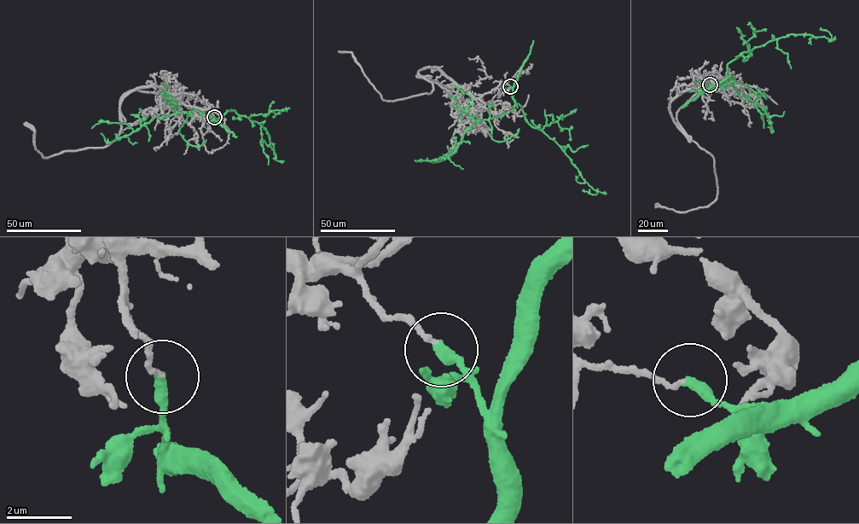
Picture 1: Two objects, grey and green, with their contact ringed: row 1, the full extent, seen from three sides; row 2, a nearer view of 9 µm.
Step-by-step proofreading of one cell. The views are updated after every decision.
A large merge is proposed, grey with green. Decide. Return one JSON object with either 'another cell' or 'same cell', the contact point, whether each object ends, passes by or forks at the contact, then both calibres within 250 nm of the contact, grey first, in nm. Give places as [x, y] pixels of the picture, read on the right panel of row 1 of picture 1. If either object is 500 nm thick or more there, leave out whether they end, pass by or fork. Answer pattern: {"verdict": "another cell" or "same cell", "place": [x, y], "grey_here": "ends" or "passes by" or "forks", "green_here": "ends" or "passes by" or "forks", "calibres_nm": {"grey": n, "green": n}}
{"verdict": "another cell", "place": [710, 84], "grey_here": "ends", "green_here": "ends", "calibres_nm": {"grey": 160, "green": 340}}

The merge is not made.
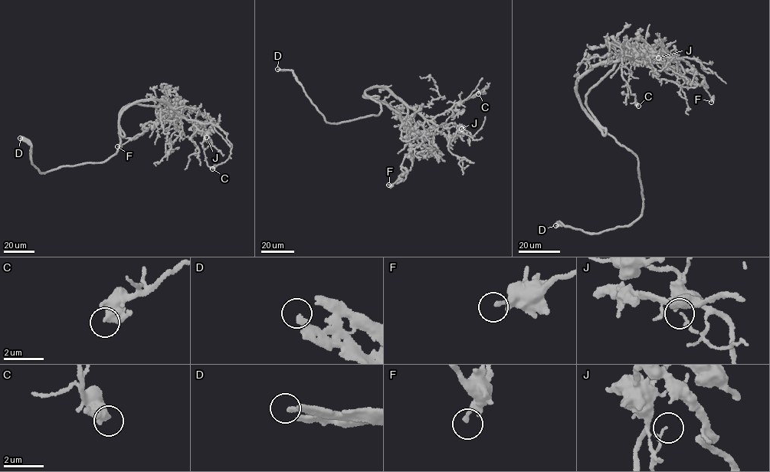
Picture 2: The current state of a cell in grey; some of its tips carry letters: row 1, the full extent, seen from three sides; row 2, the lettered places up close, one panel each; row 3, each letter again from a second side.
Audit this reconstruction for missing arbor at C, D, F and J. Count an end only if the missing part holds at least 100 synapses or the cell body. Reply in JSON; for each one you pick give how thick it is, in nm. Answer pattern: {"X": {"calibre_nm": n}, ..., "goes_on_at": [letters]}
{"D": {"calibre_nm": 240}, "goes_on_at": ["D"]}

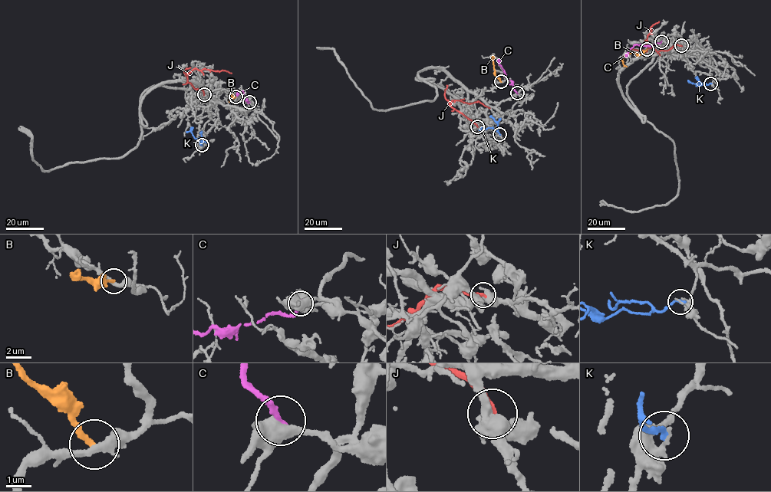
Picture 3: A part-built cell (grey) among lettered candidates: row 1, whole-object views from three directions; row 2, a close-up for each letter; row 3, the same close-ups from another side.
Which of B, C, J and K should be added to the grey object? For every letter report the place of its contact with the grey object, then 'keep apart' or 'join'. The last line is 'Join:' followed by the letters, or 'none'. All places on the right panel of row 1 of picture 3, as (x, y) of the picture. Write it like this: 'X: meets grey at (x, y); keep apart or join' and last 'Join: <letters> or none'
B: meets grey at (647, 49); keep apart
C: meets grey at (661, 41); keep apart
J: meets grey at (681, 45); keep apart
K: meets grey at (710, 83); keep apart
Join: none

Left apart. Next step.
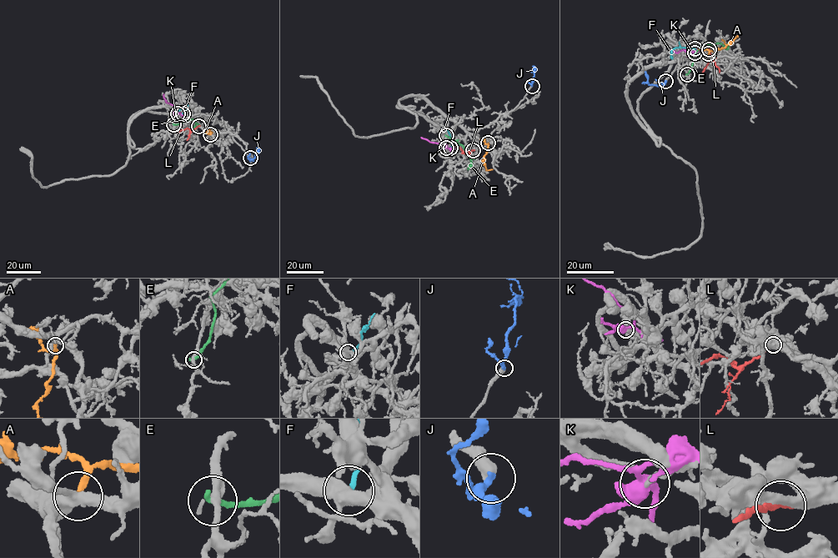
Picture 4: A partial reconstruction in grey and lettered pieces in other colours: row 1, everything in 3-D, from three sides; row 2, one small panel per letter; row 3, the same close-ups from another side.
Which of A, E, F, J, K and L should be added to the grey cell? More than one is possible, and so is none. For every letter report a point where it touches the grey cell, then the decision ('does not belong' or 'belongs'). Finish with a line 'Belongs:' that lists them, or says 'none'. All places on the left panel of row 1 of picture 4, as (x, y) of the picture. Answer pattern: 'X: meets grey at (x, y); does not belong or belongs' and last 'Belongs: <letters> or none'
A: meets grey at (210, 134); belongs
E: meets grey at (173, 124); does not belong
F: meets grey at (183, 113); does not belong
J: meets grey at (250, 158); belongs
K: meets grey at (178, 113); does not belong
L: meets grey at (198, 126); does not belong
Belongs: A, J

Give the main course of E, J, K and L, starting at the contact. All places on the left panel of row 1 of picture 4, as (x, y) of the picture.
E: (173, 124), (186, 119), (195, 120), (193, 127), (191, 124)
J: (250, 158), (253, 159), (258, 153), (256, 148)
K: (178, 113), (178, 109), (166, 102), (163, 94)
L: (198, 126), (178, 133)

